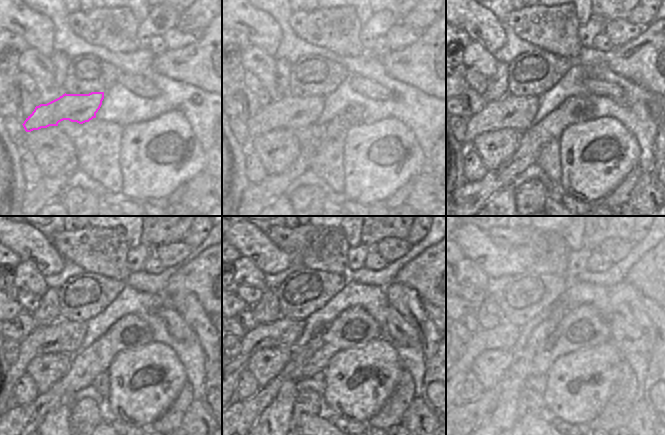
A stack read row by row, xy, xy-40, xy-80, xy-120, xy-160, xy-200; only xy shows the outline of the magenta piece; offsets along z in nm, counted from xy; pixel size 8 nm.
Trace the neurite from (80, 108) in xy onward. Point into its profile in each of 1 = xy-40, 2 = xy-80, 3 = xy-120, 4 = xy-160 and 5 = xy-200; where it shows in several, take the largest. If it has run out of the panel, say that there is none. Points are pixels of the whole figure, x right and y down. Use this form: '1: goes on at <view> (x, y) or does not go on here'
1: goes on at xy-40 (289, 112)
2: goes on at xy-80 (514, 112)
3: goes on at xy-120 (65, 336)
4: goes on at xy-160 (283, 334)
5: goes on at xy-200 (504, 336)

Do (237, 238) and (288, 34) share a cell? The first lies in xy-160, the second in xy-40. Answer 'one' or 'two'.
two

